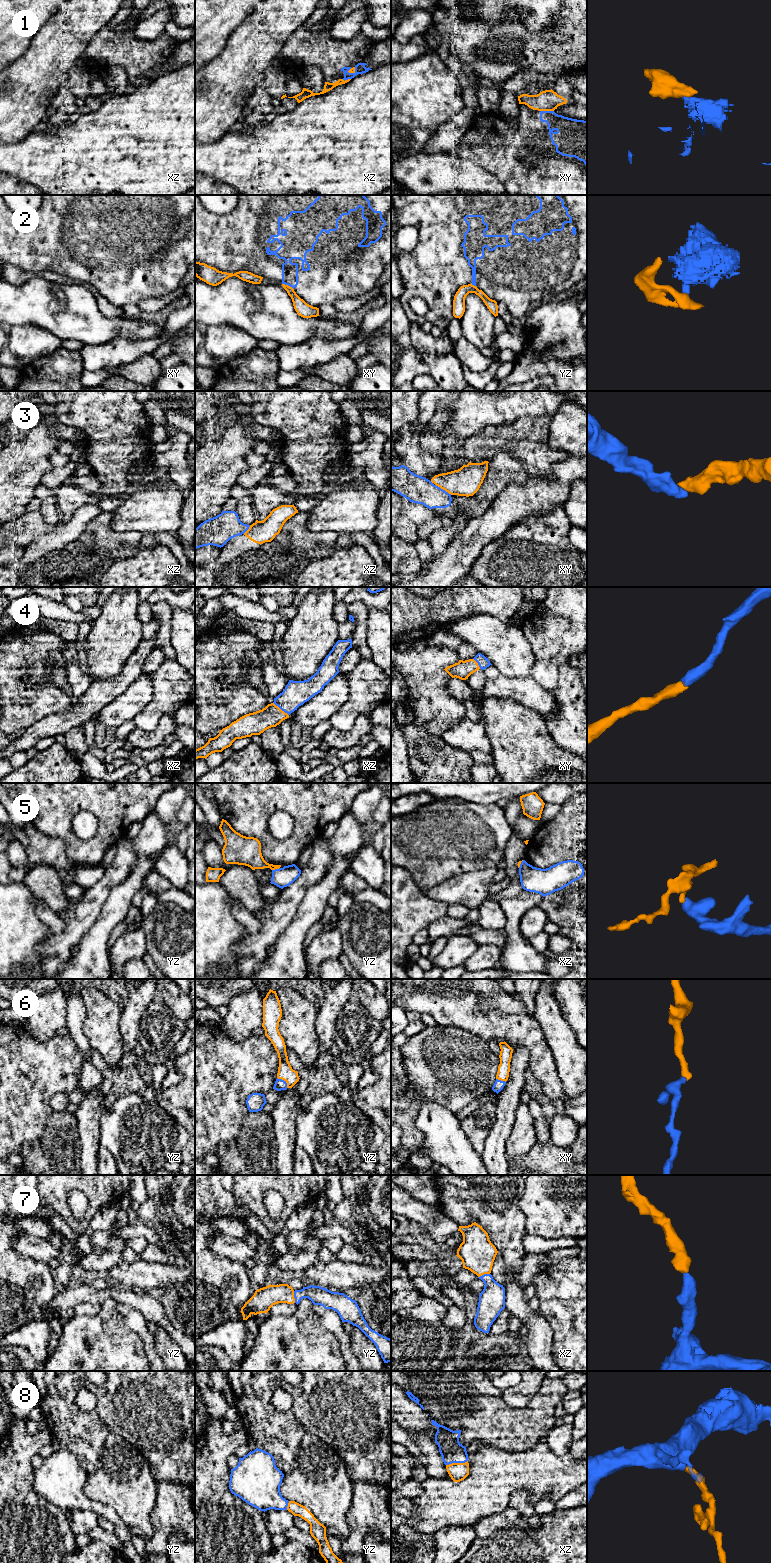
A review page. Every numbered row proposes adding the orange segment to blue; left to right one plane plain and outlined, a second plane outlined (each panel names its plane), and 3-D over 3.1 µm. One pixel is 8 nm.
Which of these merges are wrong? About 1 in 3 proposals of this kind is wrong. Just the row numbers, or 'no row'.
1, 2, 3, 5

